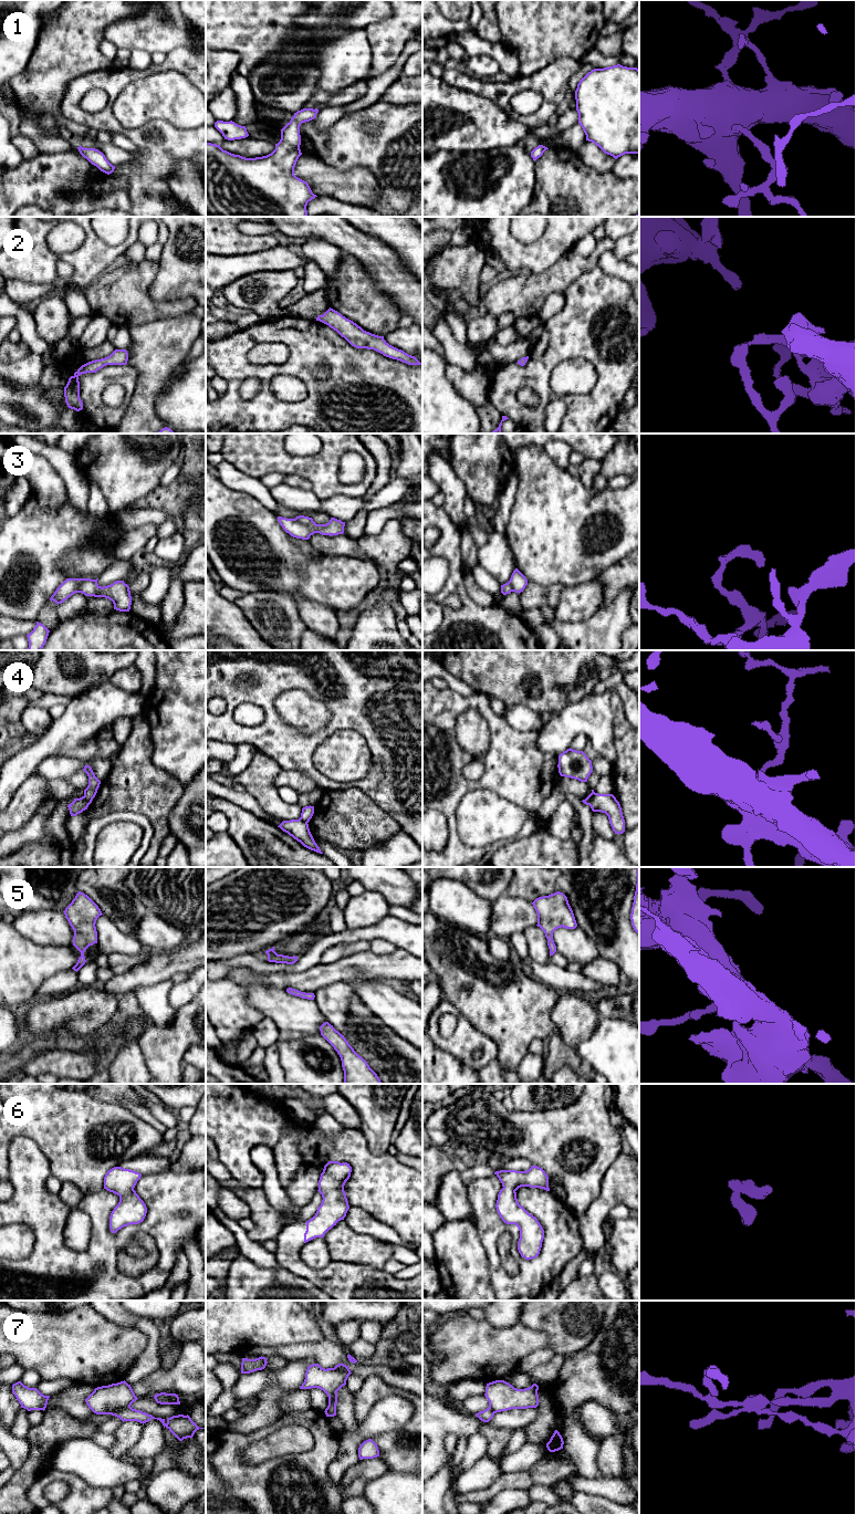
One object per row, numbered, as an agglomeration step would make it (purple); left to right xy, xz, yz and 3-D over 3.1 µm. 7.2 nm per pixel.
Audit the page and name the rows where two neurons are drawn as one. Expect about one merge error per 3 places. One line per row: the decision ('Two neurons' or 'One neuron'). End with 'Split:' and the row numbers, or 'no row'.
1: One neuron
2: One neuron
3: Two neurons
4: Two neurons
5: One neuron
6: One neuron
7: One neuron
Split: 3, 4

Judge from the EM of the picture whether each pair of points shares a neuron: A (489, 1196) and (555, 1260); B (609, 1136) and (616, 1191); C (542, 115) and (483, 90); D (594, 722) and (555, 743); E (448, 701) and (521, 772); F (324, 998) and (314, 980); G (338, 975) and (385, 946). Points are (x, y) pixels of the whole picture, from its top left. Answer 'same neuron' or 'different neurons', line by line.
A: same neuron
B: different neurons
C: same neuron
D: same neuron
E: same neuron
F: different neurons
G: different neurons

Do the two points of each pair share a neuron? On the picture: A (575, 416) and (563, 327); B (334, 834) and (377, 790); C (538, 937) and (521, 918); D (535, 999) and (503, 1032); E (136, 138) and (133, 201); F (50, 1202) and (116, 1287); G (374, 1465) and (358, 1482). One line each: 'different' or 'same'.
A: same
B: different
C: different
D: same
E: same
F: same
G: different

